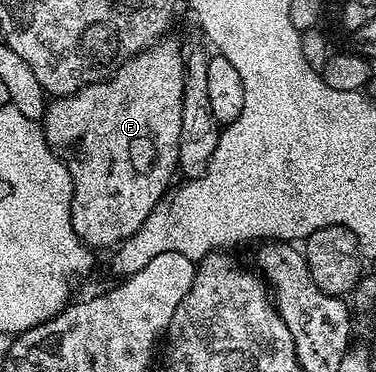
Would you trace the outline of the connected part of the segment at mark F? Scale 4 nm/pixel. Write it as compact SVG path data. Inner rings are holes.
M170 38L162 39L160 42L153 44L149 48L144 48L139 54L135 54L130 58L125 64L122 64L120 68L117 69L116 72L113 73L112 76L109 77L108 80L100 80L99 82L95 82L94 84L89 84L85 88L81 88L78 92L72 92L70 96L58 96L56 98L50 99L48 103L45 105L45 114L43 117L43 131L45 133L45 141L51 146L51 150L63 161L63 163L67 166L67 170L71 174L71 178L73 179L73 201L71 202L71 222L73 223L73 229L75 230L75 234L81 239L83 244L89 245L90 249L98 250L97 248L109 248L109 250L116 249L118 245L124 243L129 236L135 234L137 230L141 226L143 226L143 222L147 221L147 216L151 214L151 210L155 205L161 203L163 197L170 191L171 183L169 184L169 179L172 178L173 172L178 171L177 159L179 158L179 130L183 126L183 86L185 85L185 57L186 53L184 51L181 52L181 48L176 44L175 41L169 40Z

